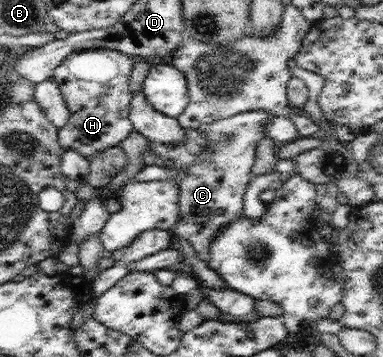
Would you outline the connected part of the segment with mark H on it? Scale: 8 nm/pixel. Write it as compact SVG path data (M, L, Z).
M94 48L73 52L51 75L56 81L70 111L69 121L57 131L58 142L64 150L72 149L82 156L94 156L106 148L118 147L135 130L129 119L133 92L129 84L133 57L110 48Z

